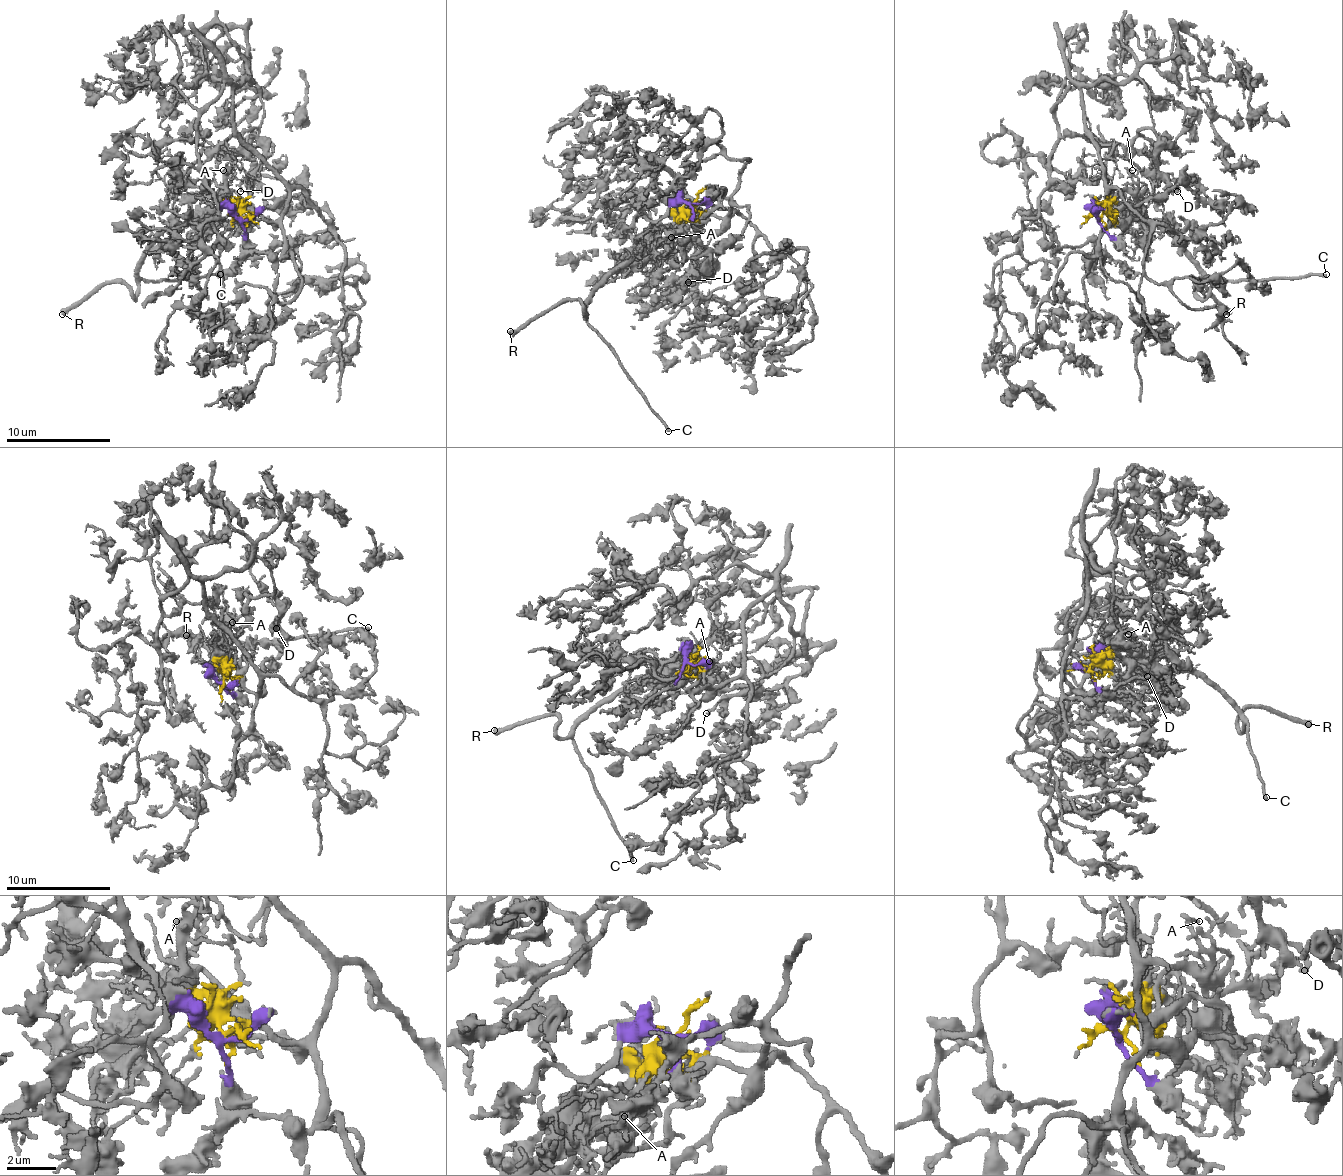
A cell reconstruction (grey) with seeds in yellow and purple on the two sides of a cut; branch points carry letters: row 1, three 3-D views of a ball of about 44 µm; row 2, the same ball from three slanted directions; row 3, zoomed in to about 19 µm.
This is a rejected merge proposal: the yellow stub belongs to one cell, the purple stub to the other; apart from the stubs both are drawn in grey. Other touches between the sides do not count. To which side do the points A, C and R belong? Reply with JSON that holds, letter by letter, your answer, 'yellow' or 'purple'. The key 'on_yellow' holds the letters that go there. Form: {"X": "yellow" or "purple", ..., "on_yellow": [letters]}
{"A": "yellow", "C": "yellow", "R": "yellow", "on_yellow": ["A", "C", "R"]}

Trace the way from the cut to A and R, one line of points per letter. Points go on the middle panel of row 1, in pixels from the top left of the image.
A: (690, 204), (658, 238), (671, 240), (679, 235), (677, 233), (671, 238)
R: (690, 204), (596, 287), (585, 314), (588, 314), (575, 301), (559, 301), (509, 332)

